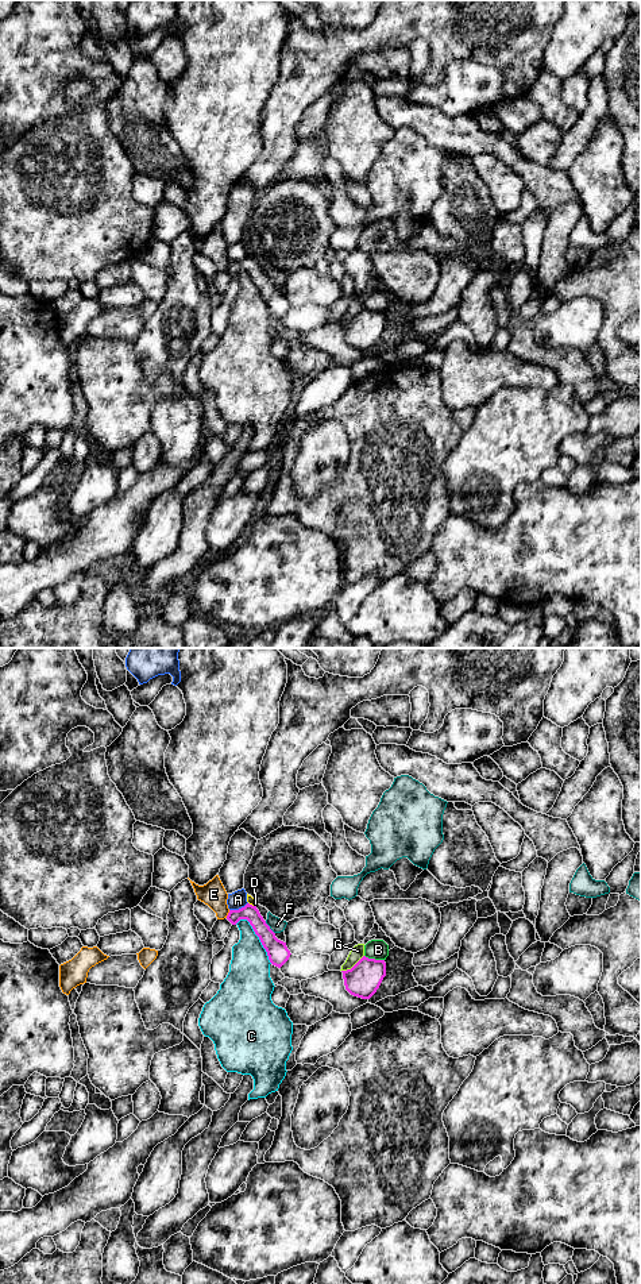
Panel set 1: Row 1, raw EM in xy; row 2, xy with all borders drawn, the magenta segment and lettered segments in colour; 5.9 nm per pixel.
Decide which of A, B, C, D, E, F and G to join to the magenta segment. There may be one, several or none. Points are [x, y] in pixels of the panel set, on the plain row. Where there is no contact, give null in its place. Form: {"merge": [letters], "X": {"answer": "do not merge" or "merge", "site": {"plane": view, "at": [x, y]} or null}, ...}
{"merge": [], "A": {"answer": "do not merge", "site": {"plane": "xy", "at": [239, 261]}}, "B": {"answer": "do not merge", "site": {"plane": "xy", "at": [374, 311]}}, "C": {"answer": "do not merge", "site": {"plane": "xy", "at": [259, 290]}}, "D": {"answer": "do not merge", "site": {"plane": "xy", "at": [251, 257]}}, "E": {"answer": "do not merge", "site": {"plane": "xy", "at": [228, 266]}}, "F": {"answer": "do not merge", "site": {"plane": "xy", "at": [269, 280]}}, "G": {"answer": "do not merge", "site": {"plane": "xy", "at": [354, 317]}}}

